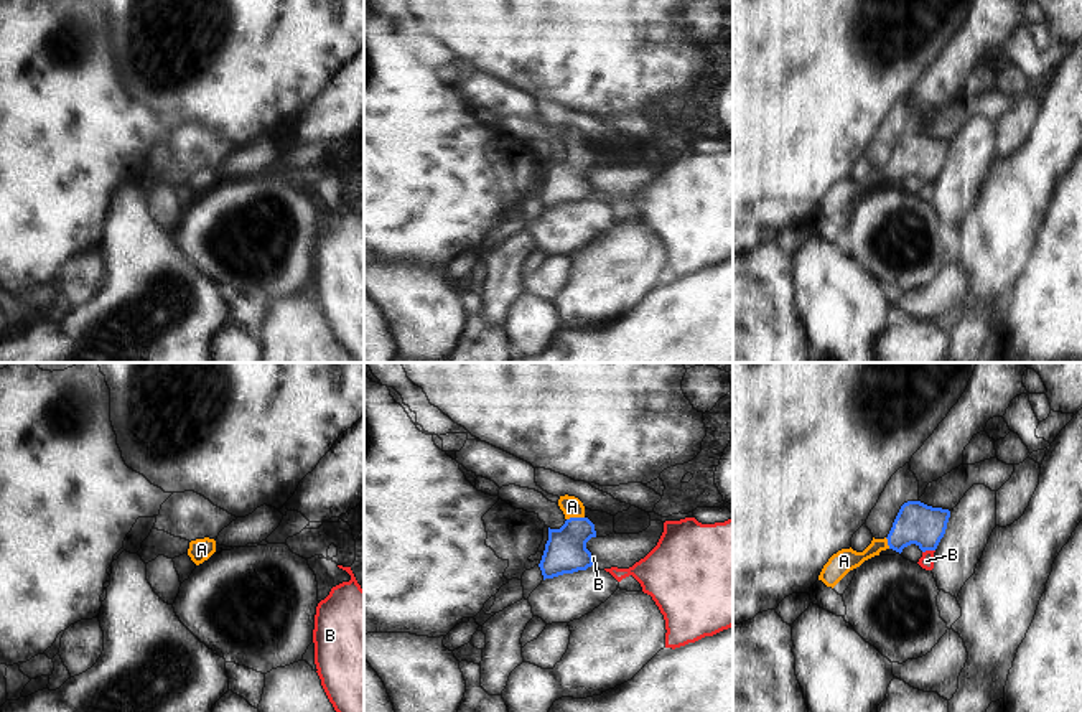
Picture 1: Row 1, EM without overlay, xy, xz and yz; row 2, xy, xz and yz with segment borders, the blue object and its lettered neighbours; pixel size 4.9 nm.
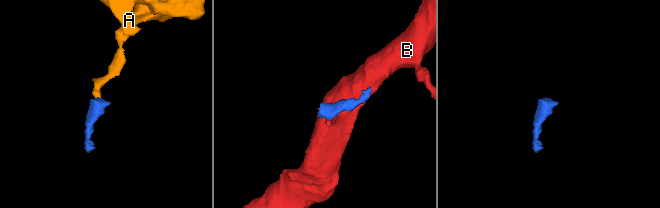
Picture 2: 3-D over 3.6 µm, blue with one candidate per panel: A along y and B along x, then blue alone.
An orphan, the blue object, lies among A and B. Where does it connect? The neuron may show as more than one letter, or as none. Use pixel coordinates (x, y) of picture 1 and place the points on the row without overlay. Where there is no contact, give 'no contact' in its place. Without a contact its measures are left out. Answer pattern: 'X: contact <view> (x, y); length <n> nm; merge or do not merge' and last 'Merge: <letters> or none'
A: contact xz (575, 149); length 90 nm; merge
B: contact yz (928, 180); length 70 nm; do not merge
Merge: A

